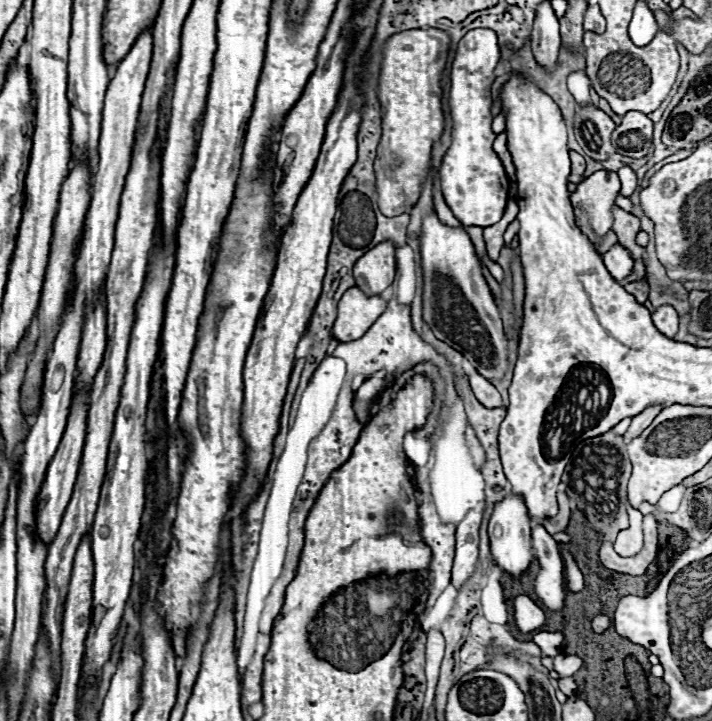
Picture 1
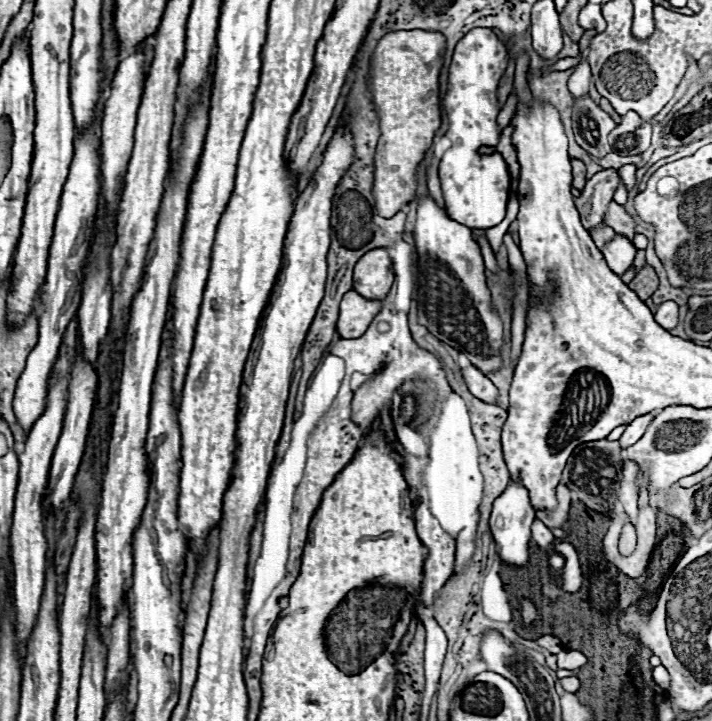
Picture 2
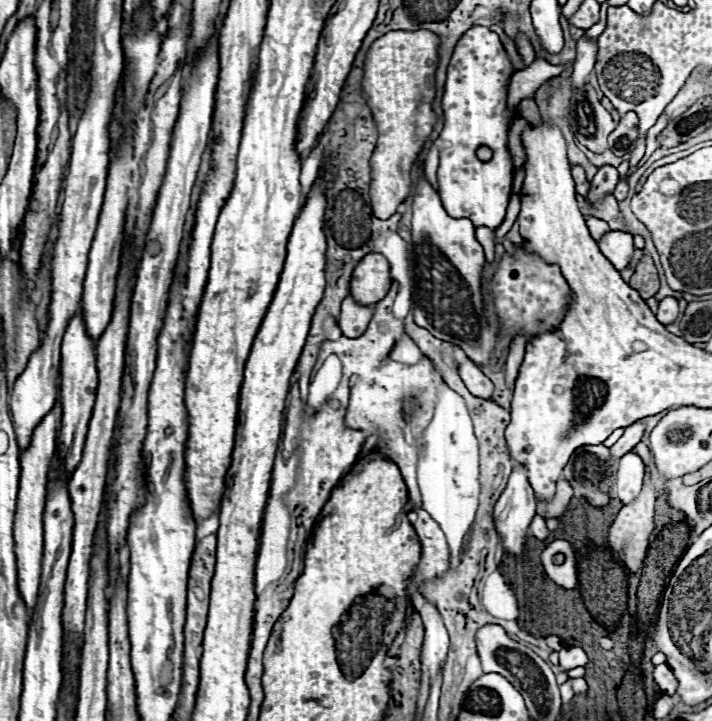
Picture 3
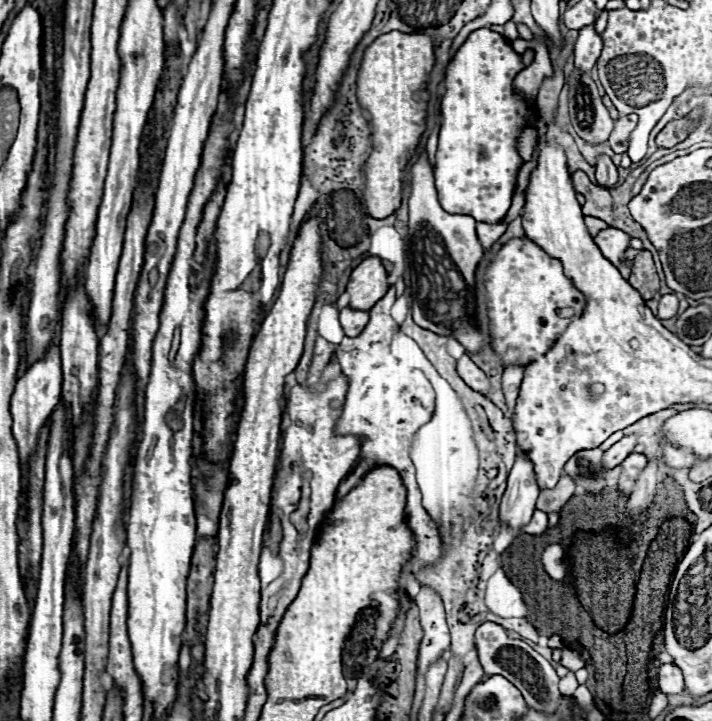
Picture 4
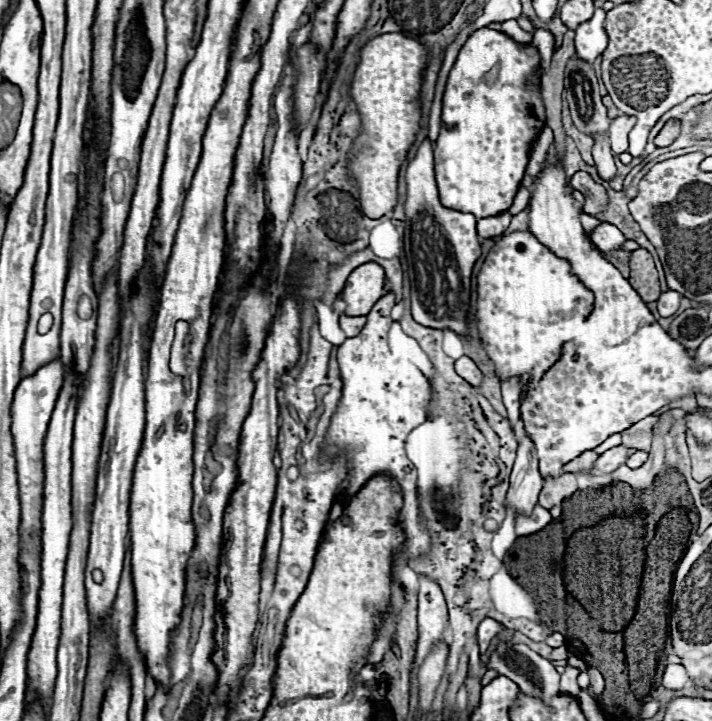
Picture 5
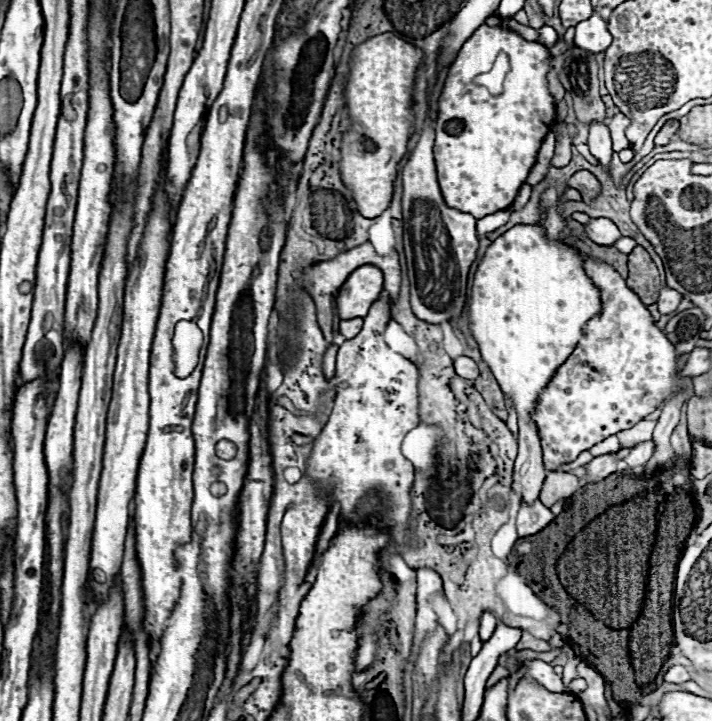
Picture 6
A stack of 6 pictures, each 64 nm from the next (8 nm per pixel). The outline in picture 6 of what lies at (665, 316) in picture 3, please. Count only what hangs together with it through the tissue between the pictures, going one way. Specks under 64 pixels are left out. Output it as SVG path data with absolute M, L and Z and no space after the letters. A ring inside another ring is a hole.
M662 286L660 288L660 298L658 298L658 310L660 310L660 314L674 312L678 308L680 300L682 300L680 292L676 292L676 290L668 288L668 286Z

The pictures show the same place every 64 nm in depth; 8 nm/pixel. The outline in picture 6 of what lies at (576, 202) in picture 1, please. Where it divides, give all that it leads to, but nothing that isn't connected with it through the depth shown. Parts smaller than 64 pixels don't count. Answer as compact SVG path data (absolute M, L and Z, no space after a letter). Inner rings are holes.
M604 122L590 124L588 146L590 146L590 152L598 158L598 162L604 168L610 168L610 160L612 160L614 150L612 150L612 142L610 142L610 130Z

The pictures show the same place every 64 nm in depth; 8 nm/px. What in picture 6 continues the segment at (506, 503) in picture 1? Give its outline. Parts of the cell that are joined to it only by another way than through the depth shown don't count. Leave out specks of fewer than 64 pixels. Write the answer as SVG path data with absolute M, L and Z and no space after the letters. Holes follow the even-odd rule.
M518 224L508 232L504 232L486 248L482 262L478 264L472 282L468 322L472 338L480 348L482 360L488 364L502 392L512 400L518 414L520 434L518 434L518 458L514 464L514 482L522 484L520 488L522 502L530 504L538 500L546 476L538 426L532 420L540 394L554 378L556 370L568 360L570 352L574 352L578 340L582 340L582 326L600 312L602 312L600 290L590 280L590 276L586 276L580 254L574 248L566 248L566 244L550 240L544 228L538 224Z

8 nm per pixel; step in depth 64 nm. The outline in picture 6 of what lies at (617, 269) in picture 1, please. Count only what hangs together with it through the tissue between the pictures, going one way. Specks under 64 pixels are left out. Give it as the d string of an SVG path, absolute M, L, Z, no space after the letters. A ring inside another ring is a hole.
M590 218L590 222L584 224L584 234L600 246L612 246L622 236L616 224L608 218Z

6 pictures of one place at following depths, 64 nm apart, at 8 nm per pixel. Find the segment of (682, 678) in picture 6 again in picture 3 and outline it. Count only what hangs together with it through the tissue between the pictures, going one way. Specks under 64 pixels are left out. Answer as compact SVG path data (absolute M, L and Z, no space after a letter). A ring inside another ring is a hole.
M660 664L660 666L654 668L654 680L660 686L660 690L664 694L668 694L668 696L672 696L676 692L676 688L678 688L678 680L676 680L676 676L670 670L668 664Z

